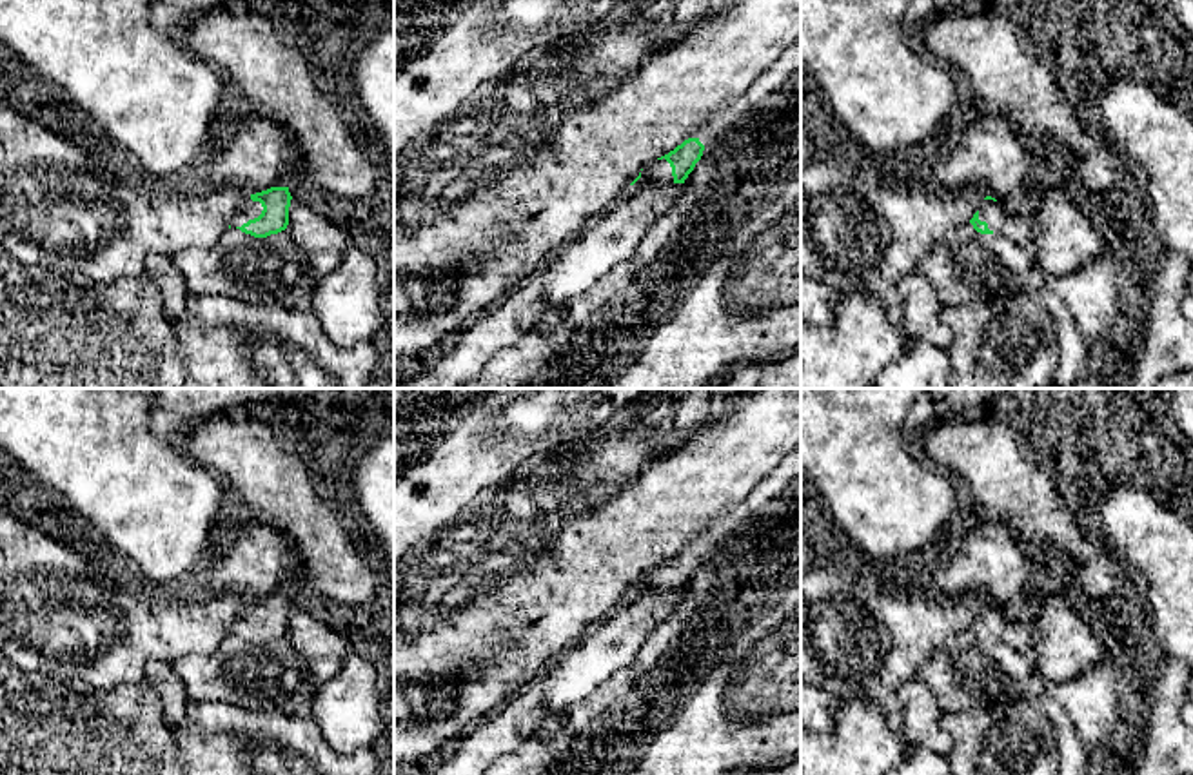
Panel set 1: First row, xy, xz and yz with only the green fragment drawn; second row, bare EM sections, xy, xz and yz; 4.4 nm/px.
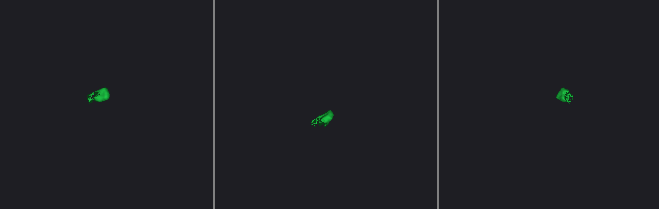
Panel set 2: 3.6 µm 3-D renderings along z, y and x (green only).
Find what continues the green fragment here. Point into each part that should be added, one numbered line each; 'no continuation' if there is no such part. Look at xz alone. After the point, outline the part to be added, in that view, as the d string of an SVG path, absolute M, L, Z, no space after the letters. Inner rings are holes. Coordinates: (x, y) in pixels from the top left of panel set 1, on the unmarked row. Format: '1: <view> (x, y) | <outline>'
1: xz (718, 530) | M801 446L768 474L743 501L730 505L706 521L699 532L699 546L710 552L730 541L734 530L757 514L768 501L779 497L795 479L801 477Z
2: xz (660, 578) | M665 564L652 568L641 577L641 584L630 594L637 594L645 590L656 590L656 592L674 590L670 570Z

